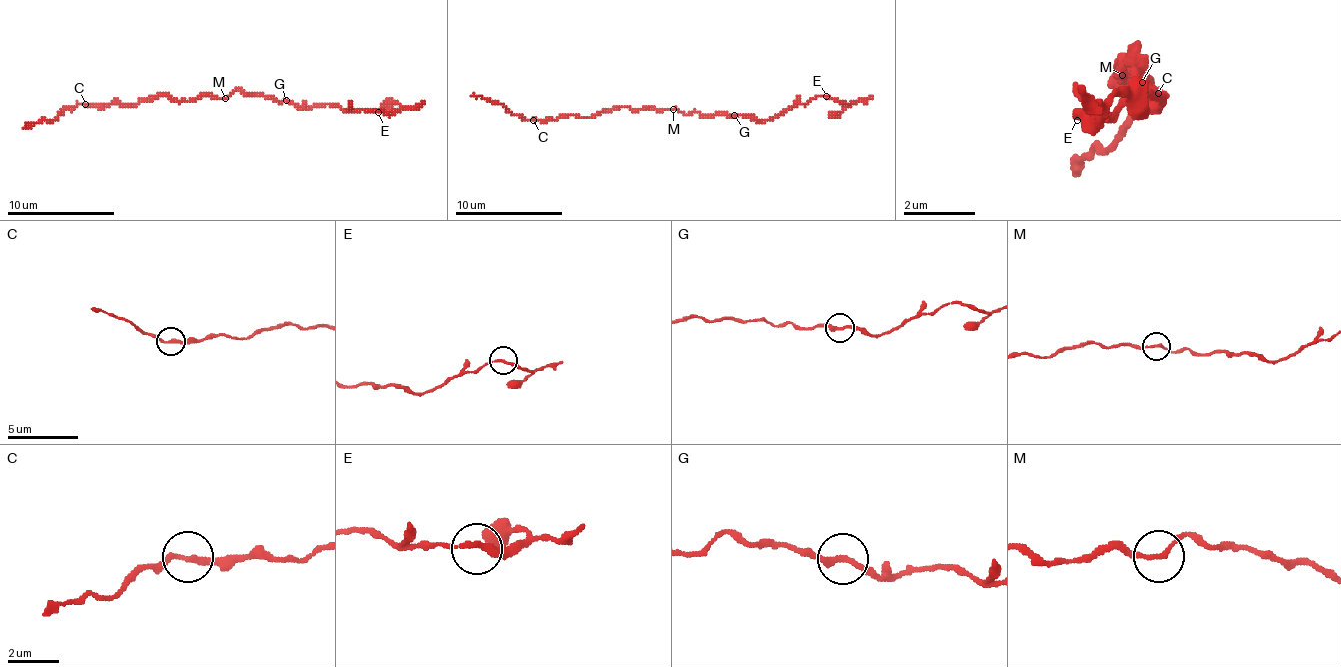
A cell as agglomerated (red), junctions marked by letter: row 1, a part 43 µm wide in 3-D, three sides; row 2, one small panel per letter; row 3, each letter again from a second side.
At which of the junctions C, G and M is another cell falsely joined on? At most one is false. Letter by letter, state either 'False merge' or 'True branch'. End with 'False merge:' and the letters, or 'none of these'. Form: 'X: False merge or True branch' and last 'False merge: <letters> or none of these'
C: True branch
G: False merge
M: True branch
False merge: G

